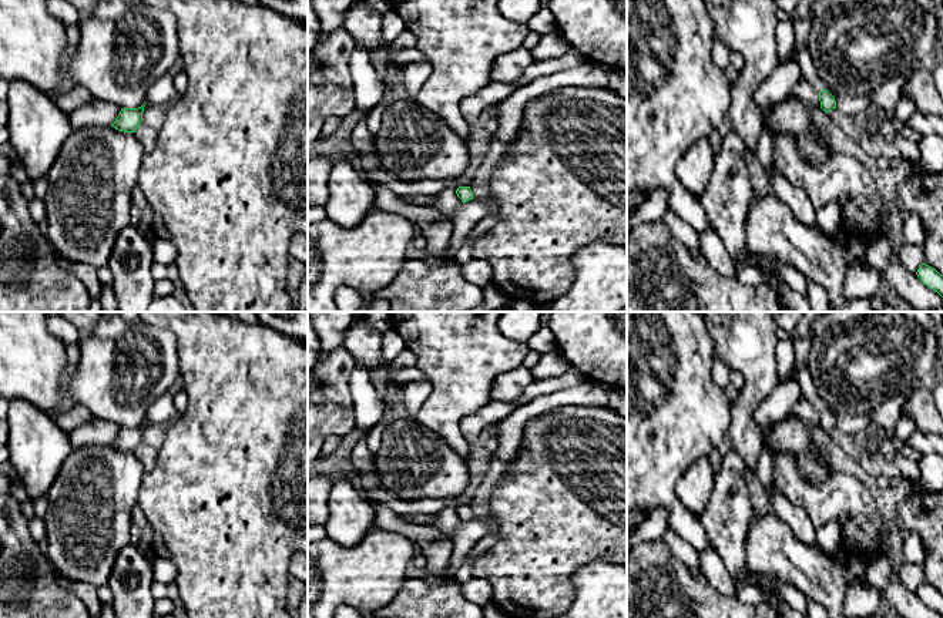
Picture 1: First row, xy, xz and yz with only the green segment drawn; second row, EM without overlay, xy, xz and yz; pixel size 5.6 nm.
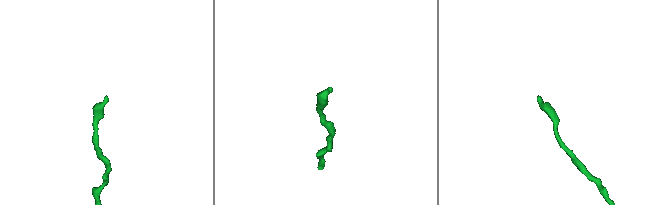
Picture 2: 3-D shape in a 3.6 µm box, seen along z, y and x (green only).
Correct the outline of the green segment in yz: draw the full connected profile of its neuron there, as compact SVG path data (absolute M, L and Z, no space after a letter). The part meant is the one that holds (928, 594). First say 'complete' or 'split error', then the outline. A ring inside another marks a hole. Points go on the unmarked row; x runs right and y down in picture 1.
complete; M926 582L919 585L916 594L927 607L933 608L943 617L943 594Z

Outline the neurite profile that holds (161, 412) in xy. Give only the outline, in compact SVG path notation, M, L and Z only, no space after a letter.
M170 393L160 396L148 409L144 429L157 424L171 424L178 417L174 397Z

